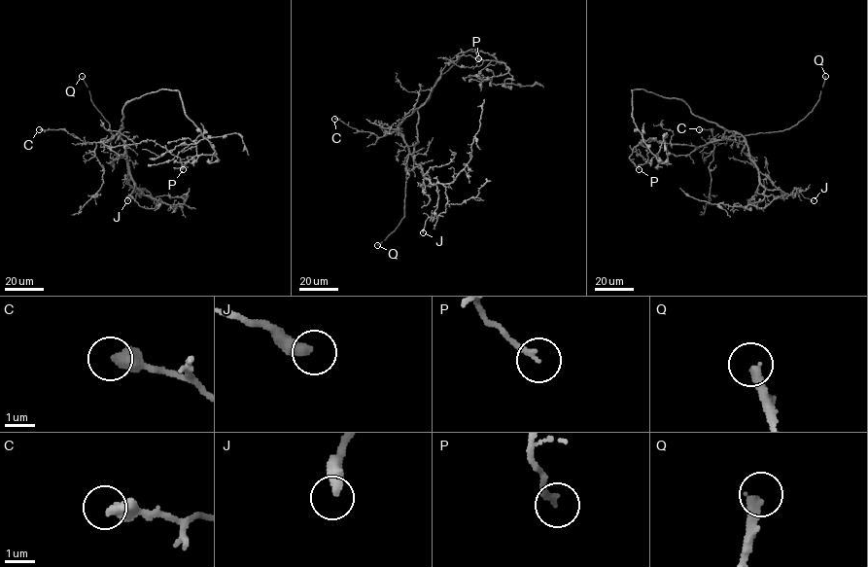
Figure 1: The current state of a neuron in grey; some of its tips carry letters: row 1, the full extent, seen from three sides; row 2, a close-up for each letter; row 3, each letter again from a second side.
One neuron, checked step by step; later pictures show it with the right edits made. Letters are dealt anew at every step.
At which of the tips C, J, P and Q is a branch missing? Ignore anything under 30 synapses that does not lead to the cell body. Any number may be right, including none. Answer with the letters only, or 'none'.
Q

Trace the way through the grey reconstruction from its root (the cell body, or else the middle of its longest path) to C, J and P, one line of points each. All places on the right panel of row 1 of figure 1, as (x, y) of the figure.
C: (682, 101), (695, 115), (715, 122), (735, 134), (712, 142), (717, 141), (711, 129), (699, 129)
J: (682, 101), (695, 115), (742, 136), (764, 188), (764, 194), (784, 198), (795, 189), (804, 197), (814, 200)
P: (682, 101), (695, 115), (715, 122), (735, 134), (699, 147), (643, 140), (634, 148), (629, 157), (639, 169)

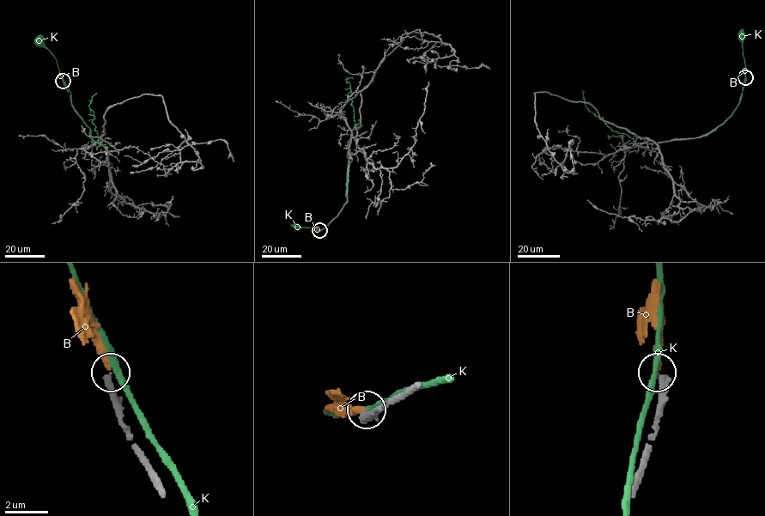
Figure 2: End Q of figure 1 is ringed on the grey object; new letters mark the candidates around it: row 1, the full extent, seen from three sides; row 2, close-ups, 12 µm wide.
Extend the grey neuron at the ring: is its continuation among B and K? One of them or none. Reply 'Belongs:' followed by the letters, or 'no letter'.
Belongs: B

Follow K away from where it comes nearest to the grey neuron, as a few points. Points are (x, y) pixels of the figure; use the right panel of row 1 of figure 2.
K: (745, 77), (741, 36)

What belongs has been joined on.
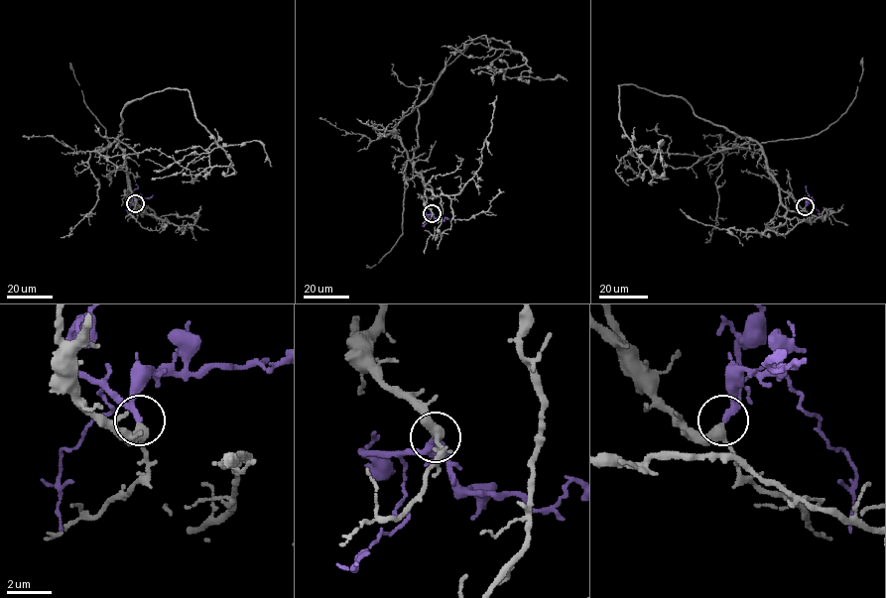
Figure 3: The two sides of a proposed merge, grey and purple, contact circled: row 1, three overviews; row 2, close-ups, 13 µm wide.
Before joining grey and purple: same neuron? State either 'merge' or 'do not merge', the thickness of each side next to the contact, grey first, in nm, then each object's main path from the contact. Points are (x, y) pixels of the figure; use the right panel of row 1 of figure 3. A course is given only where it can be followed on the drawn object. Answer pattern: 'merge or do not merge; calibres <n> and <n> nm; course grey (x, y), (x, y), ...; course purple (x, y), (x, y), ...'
merge; calibres 360 and 200 nm; course grey (805, 207), (756, 142), (681, 97), (618, 86), (633, 149), (651, 167), (663, 140), (665, 167); course purple (805, 207), (810, 201), (819, 211), (819, 219)

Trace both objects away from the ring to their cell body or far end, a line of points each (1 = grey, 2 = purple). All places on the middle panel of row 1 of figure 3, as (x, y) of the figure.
1: (432, 213), (414, 167), (418, 108), (446, 66), (473, 40), (495, 39), (527, 59), (504, 75), (567, 81)
2: (432, 213), (424, 225)

